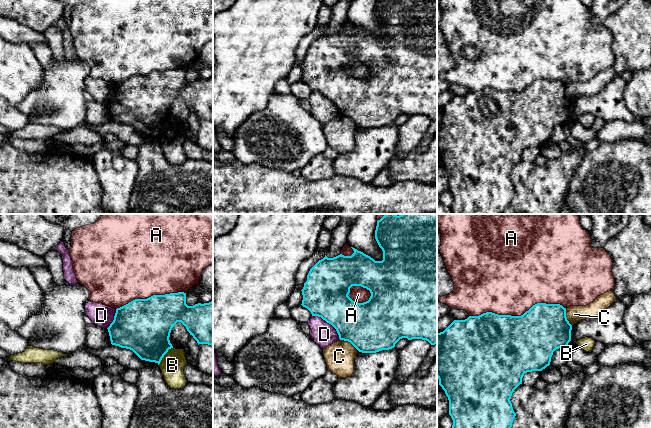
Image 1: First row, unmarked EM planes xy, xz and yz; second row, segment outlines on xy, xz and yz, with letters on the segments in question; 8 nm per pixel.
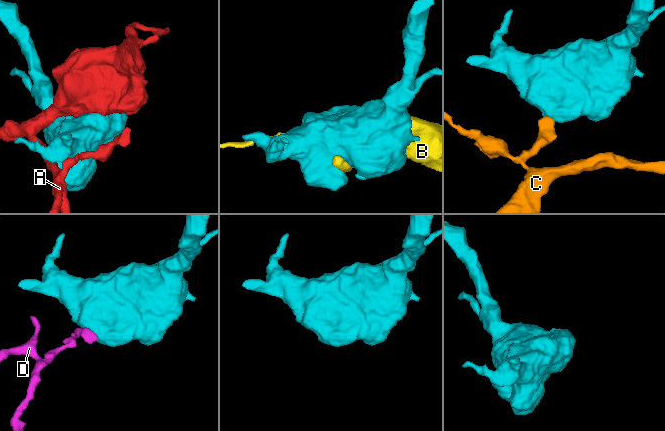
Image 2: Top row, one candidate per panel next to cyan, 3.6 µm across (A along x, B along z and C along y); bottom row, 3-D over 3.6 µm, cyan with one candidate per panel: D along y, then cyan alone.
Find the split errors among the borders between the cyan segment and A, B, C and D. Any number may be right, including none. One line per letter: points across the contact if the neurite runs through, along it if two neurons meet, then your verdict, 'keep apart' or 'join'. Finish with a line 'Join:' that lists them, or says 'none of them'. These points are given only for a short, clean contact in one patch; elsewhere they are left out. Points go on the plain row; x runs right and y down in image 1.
A: keep apart
B: keep apart
C: along xz (339, 114), (349, 117), (358, 126) | keep apart
D: keep apart
Join: none of them

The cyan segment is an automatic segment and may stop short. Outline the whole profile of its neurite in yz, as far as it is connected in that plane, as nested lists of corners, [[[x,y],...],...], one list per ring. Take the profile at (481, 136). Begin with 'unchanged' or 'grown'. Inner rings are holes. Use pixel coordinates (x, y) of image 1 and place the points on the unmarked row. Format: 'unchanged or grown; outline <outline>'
unchanged; outline [[[537,79],[521,92],[498,91],[486,88],[479,92],[469,92],[465,96],[454,96],[443,108],[437,109],[437,154],[439,161],[445,167],[449,176],[449,191],[453,196],[450,206],[452,214],[502,214],[502,212],[512,203],[516,189],[510,177],[514,166],[522,160],[525,149],[532,147],[542,147],[550,141],[553,128],[559,124],[567,124],[571,117],[572,101],[566,93],[566,84],[560,80]]]

